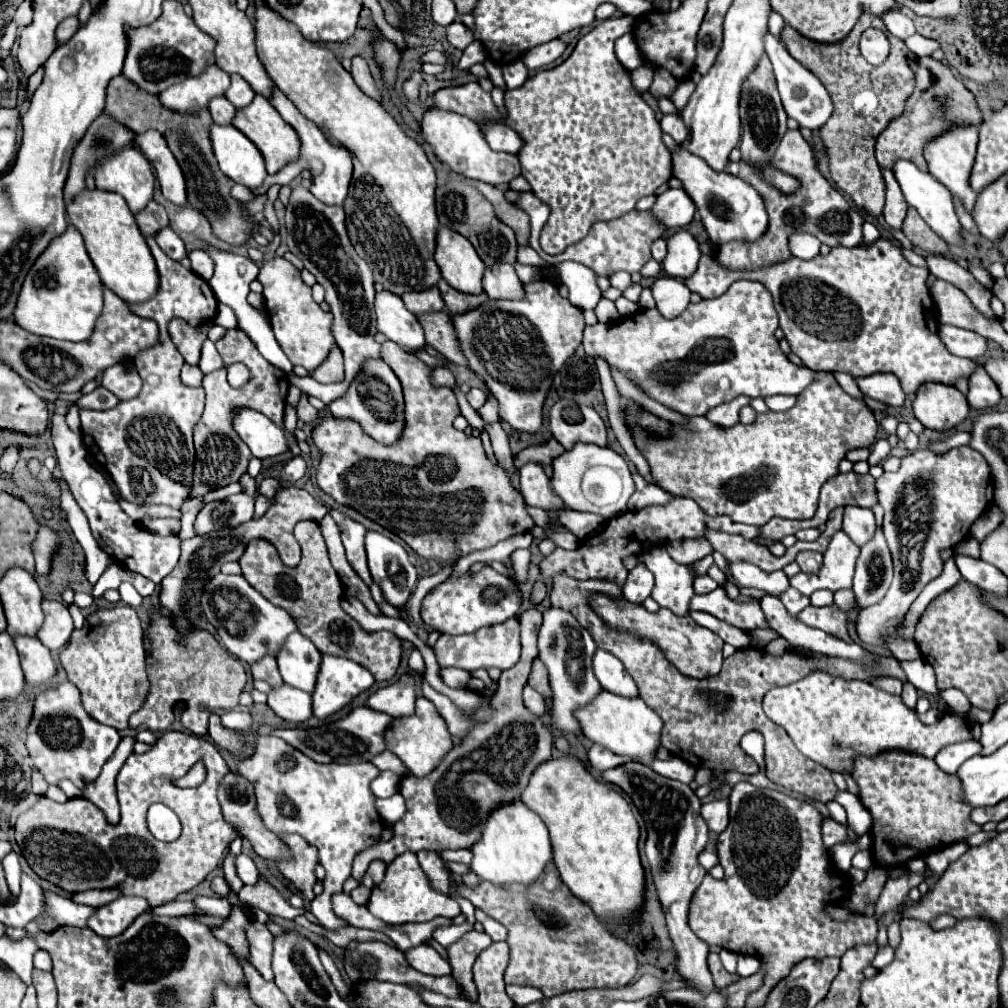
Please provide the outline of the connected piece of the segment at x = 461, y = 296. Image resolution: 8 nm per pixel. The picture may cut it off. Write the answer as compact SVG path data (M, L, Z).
M444 279L438 283L438 289L442 293L442 299L446 303L446 309L450 315L460 315L460 313L468 313L468 309L474 309L474 307L480 307L488 301L488 295L482 293L482 295L466 295L466 293L460 293L456 289L452 289Z

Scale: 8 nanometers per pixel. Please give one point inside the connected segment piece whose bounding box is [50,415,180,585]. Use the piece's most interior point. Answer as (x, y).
(154, 557)

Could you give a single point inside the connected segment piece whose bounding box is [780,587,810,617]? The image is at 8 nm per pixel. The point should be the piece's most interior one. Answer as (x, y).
(793, 601)

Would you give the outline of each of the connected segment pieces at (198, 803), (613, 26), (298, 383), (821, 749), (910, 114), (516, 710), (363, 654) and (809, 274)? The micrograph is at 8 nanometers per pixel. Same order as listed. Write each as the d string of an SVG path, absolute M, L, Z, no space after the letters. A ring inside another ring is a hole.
M166 731L150 749L148 753L136 755L132 753L118 777L118 803L120 803L120 821L118 825L108 823L104 813L88 799L84 797L74 797L68 799L66 803L56 803L48 797L42 797L32 809L22 813L16 821L16 843L24 851L24 857L28 865L46 881L62 887L64 891L76 893L76 885L90 885L90 889L110 889L110 887L120 887L122 895L140 895L150 901L152 907L164 905L172 899L176 899L178 893L190 891L196 887L204 877L214 871L220 865L220 855L226 853L230 841L234 841L240 833L234 825L228 825L224 821L224 815L220 811L218 803L218 787L224 775L229 772L229 767L218 753L216 745L210 743L204 737L190 735L190 733L180 733L180 731ZM204 757L204 763L208 763L208 777L200 787L194 789L180 789L172 781L176 777L182 777L188 773L188 769ZM152 803L164 803L168 805L182 821L182 835L172 841L158 841L148 825L146 825L146 813Z
M628 15L602 21L576 43L572 55L564 63L554 69L542 69L522 87L506 91L506 115L498 111L490 93L486 93L478 83L444 87L432 97L434 107L438 109L466 115L478 125L504 123L516 133L524 135L524 147L518 153L521 175L532 185L532 193L550 207L550 217L540 233L540 245L548 255L558 255L568 245L574 245L586 237L594 221L616 219L632 211L642 197L652 195L672 177L672 153L662 141L660 123L656 121L650 105L634 89L628 69L614 55L614 41L632 31L632 23L634 19Z
M296 187L290 195L290 203L286 205L286 229L288 229L288 249L302 259L304 267L314 273L320 285L326 289L326 301L330 303L330 311L334 315L332 335L336 345L340 345L344 353L346 365L346 379L342 383L321 384L310 375L298 377L294 371L288 373L290 385L298 387L300 391L312 395L329 405L344 395L348 383L354 381L356 373L364 367L370 359L380 359L380 343L374 341L376 333L376 315L374 315L374 277L368 269L368 263L358 257L352 249L352 243L346 233L344 225L344 209L342 207L328 207L320 203L308 189Z
M812 671L808 677L790 683L786 687L770 689L764 695L764 713L778 725L786 727L786 733L792 737L800 753L810 757L812 761L824 765L830 771L852 771L852 759L856 755L868 755L874 757L880 751L888 749L904 749L912 753L922 753L926 757L934 757L942 747L972 739L968 721L962 721L954 715L944 715L938 725L924 725L918 719L916 710L908 708L900 695L890 695L886 691L874 689L866 681L848 681L840 677L832 677L824 671ZM832 743L840 743L838 751L832 751Z
M920 57L916 71L916 89L912 97L906 101L904 113L878 135L876 159L884 169L892 169L892 165L898 159L908 159L918 169L928 169L922 153L928 141L946 133L950 127L960 127L960 125L978 127L980 121L982 121L982 113L976 103L976 97L962 85L962 81L958 81L952 75L950 67L932 57Z
M530 607L520 615L522 625L522 655L520 661L502 671L500 685L492 699L490 721L476 725L448 757L424 779L406 775L400 783L400 793L406 799L406 815L392 825L392 839L372 849L362 851L353 861L352 877L360 881L372 859L390 863L396 855L406 851L442 851L442 849L470 849L484 829L488 815L500 805L520 799L530 775L538 765L552 757L552 733L540 723L536 715L522 705L522 687L528 679L532 659L538 655L536 639L542 613Z
M298 521L294 527L294 535L302 547L302 561L294 569L286 567L280 561L280 555L276 553L276 547L270 541L252 539L238 561L246 581L256 591L270 597L268 601L272 601L276 607L288 611L296 619L298 631L306 635L320 653L352 659L362 667L366 667L376 681L392 679L400 663L400 639L390 631L374 631L374 633L364 631L342 609L340 603L344 599L344 587L340 577L332 569L326 543L320 525L316 521Z
M878 239L872 245L858 247L834 247L830 255L816 255L810 261L790 259L774 267L762 267L756 271L728 271L716 263L714 255L702 255L698 269L684 283L690 291L700 293L704 299L720 297L728 291L734 281L748 279L762 283L774 297L774 305L780 317L780 329L788 339L792 353L796 353L806 367L814 371L844 371L852 377L872 375L872 373L894 373L906 395L914 395L924 381L936 381L944 385L954 385L960 377L970 379L970 375L982 367L974 359L952 355L938 335L936 305L924 285L928 269L914 267L902 255L900 247L892 245L888 239Z

